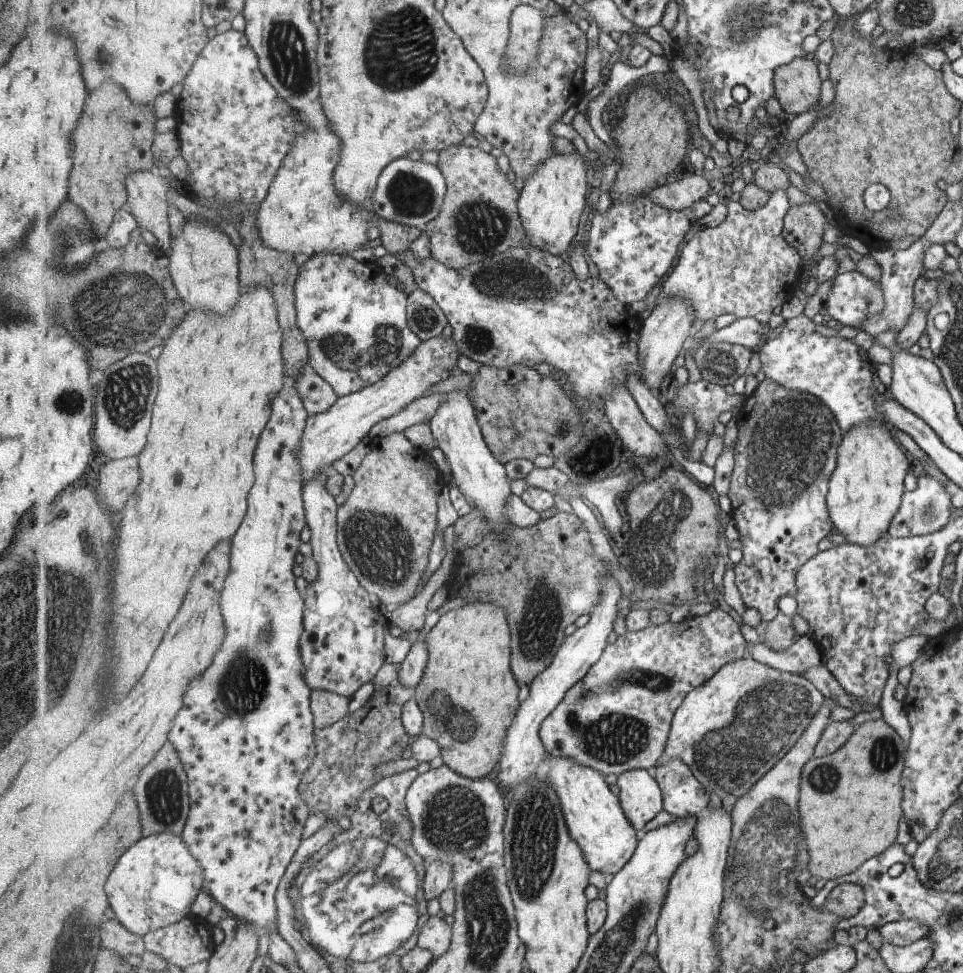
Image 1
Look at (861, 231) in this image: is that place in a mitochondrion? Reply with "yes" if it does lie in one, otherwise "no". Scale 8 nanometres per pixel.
no

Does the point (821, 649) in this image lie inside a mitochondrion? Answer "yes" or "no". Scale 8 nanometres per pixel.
no

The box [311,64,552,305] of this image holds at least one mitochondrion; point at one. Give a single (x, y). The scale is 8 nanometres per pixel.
(481, 227)

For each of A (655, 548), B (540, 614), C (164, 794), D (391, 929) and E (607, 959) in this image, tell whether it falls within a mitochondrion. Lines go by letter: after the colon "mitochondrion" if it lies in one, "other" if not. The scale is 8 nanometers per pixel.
A: mitochondrion
B: mitochondrion
C: mitochondrion
D: other
E: mitochondrion

